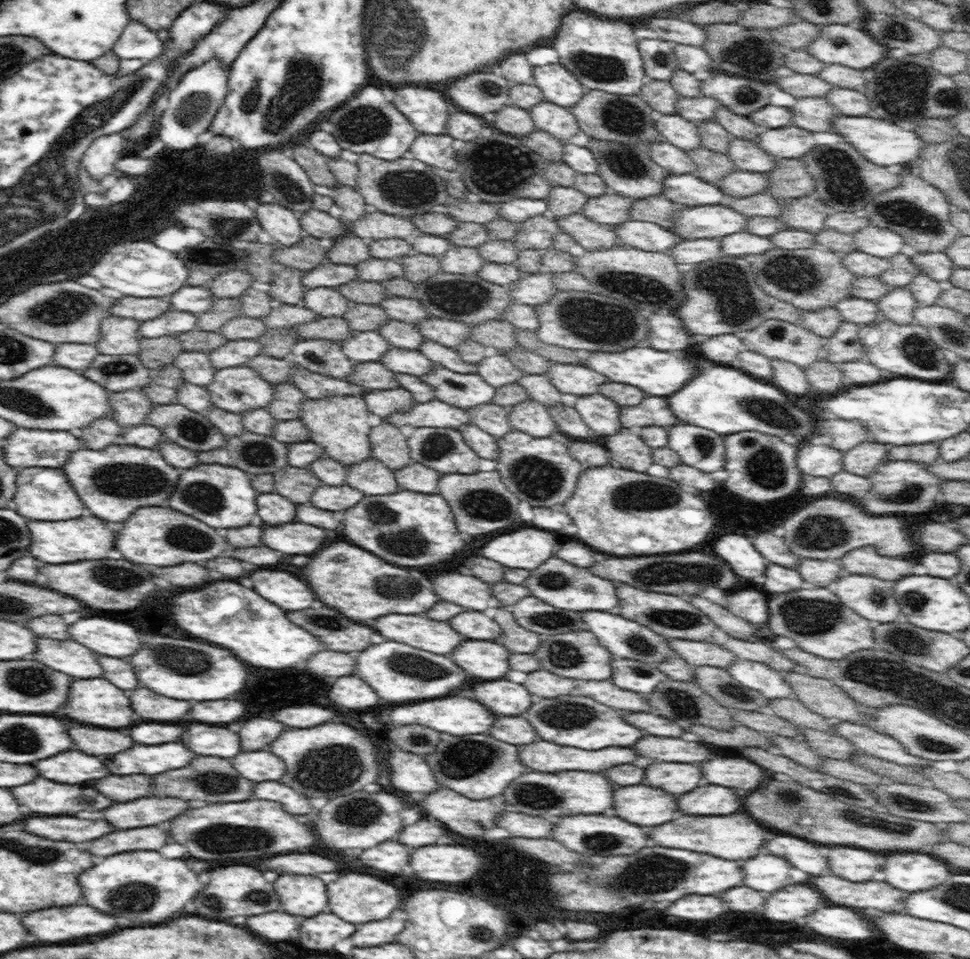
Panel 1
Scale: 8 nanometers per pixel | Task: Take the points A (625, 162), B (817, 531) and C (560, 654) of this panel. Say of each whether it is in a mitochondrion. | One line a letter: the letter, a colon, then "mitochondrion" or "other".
A: mitochondrion
B: mitochondrion
C: mitochondrion

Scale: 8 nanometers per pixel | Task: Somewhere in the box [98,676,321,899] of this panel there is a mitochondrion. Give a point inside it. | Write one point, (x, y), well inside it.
(222, 839)

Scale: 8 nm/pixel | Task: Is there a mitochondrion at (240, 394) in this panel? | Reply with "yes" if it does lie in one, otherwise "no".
yes

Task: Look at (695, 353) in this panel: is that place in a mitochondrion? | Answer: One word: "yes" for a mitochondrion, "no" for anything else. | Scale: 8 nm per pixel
no

